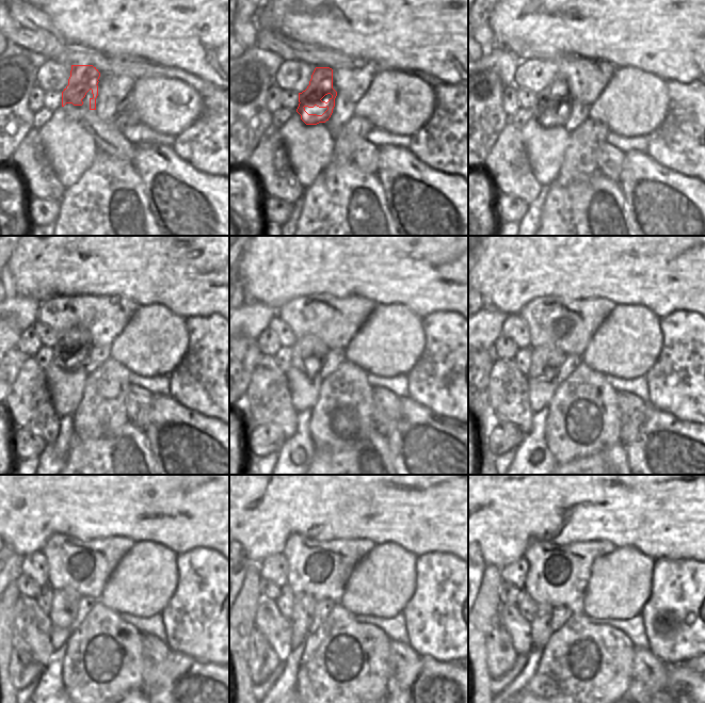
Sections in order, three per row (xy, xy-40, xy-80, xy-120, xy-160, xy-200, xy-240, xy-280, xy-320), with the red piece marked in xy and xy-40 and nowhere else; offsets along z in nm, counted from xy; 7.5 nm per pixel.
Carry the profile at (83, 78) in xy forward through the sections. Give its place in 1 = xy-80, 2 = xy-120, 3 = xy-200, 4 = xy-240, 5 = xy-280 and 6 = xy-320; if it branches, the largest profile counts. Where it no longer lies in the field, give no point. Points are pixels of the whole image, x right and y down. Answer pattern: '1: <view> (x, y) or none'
1: xy-80 (556, 94)
2: xy-120 (71, 352)
3: xy-200 (546, 361)
4: xy-240 (65, 604)
5: xy-280 (302, 619)
6: xy-320 (541, 630)

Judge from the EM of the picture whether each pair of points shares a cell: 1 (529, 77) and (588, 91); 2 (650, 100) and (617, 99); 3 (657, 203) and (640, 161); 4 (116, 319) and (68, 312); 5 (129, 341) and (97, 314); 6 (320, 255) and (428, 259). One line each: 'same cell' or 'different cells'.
1: same cell
2: same cell
3: same cell
4: same cell
5: different cells
6: same cell

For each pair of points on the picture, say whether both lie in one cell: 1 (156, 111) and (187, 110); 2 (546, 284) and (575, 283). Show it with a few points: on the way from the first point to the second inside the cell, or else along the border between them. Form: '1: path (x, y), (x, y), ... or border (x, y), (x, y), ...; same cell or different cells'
1: path (163, 110), (179, 110); same cell
2: path (554, 281), (567, 281); same cell

